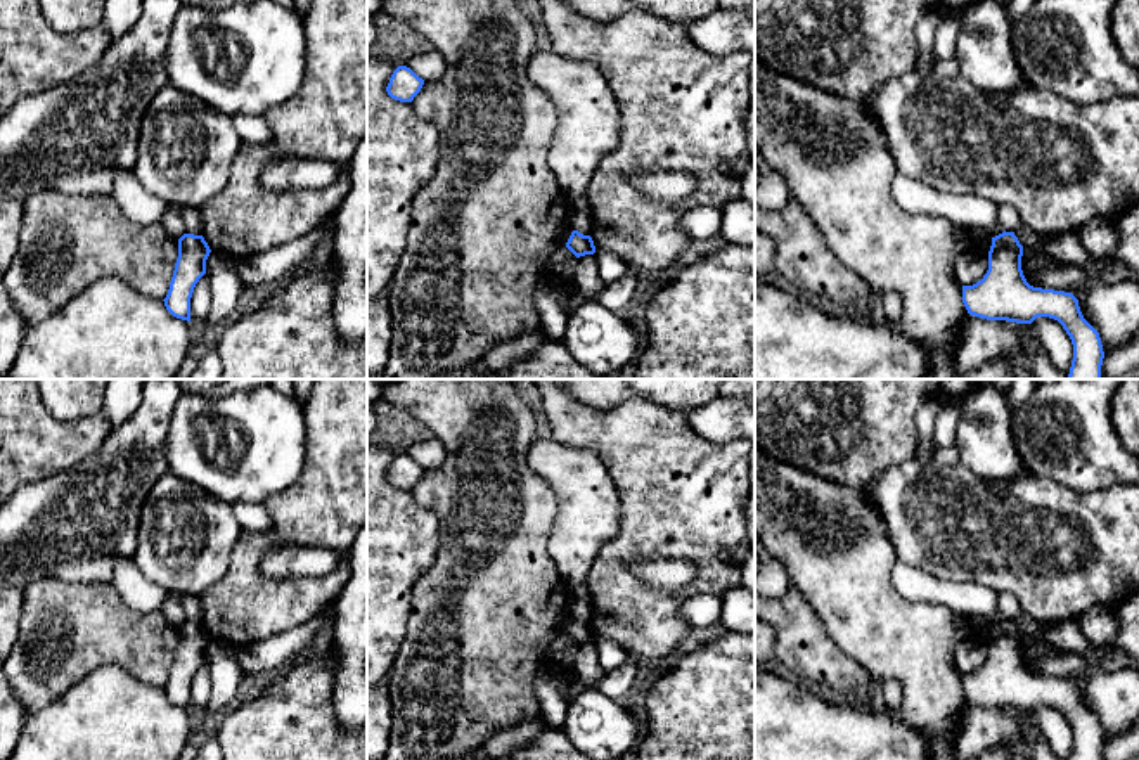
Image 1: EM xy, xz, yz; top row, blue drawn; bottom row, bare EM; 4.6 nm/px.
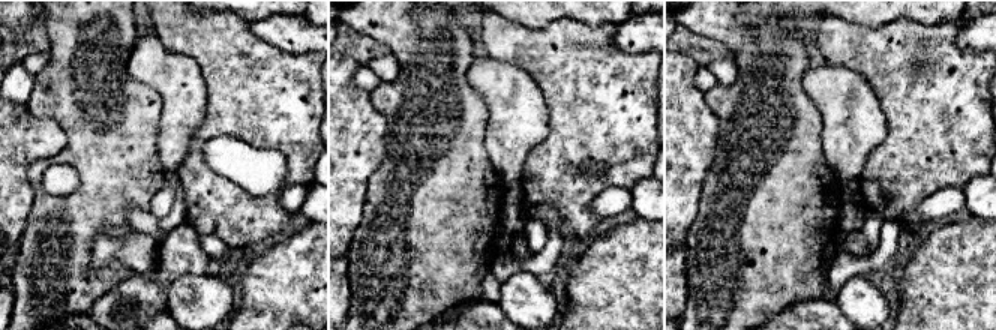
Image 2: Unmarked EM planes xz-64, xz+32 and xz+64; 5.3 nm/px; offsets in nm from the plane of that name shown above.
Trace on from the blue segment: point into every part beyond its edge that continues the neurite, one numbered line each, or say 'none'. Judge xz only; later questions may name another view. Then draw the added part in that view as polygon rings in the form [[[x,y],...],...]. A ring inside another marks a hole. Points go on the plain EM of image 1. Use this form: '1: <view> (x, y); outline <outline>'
none

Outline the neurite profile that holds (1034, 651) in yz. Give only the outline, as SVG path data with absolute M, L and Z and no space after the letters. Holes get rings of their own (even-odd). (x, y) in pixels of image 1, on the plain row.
M1044 637L1037 639L1023 639L1021 644L1021 658L1026 668L1039 667L1049 654L1051 646L1046 642Z

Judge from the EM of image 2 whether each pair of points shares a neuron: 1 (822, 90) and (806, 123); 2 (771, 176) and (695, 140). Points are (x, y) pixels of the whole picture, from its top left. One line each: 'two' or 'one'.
1: two
2: two

